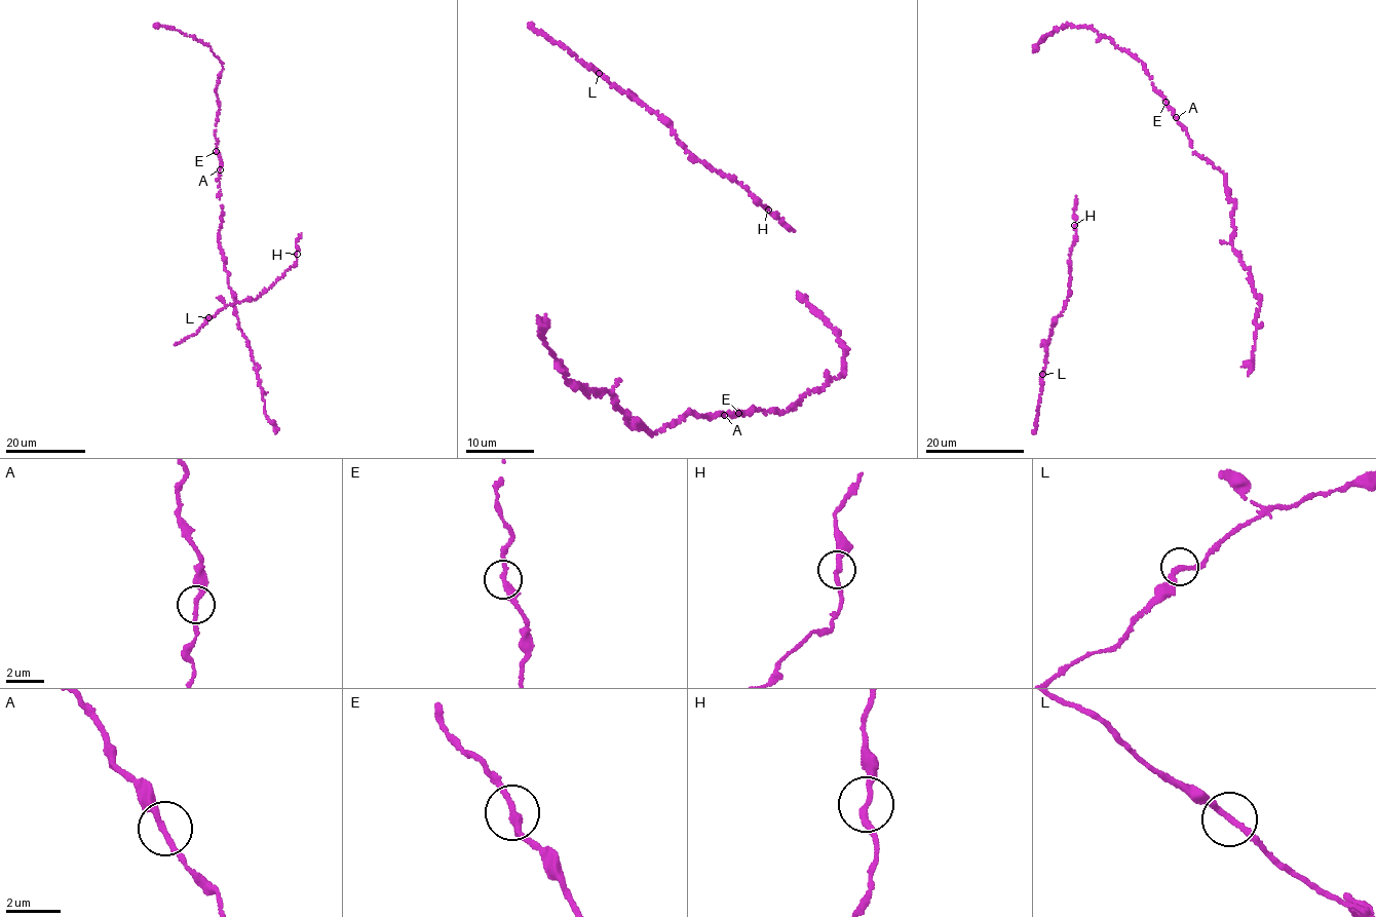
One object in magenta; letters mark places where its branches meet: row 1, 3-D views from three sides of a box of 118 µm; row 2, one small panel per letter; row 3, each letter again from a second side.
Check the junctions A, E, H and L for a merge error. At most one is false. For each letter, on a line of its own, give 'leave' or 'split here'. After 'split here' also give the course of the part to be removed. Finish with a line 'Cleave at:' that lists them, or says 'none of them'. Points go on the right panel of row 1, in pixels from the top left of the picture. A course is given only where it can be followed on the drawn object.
A: leave
E: leave
H: leave
L: leave
Cleave at: none of them

